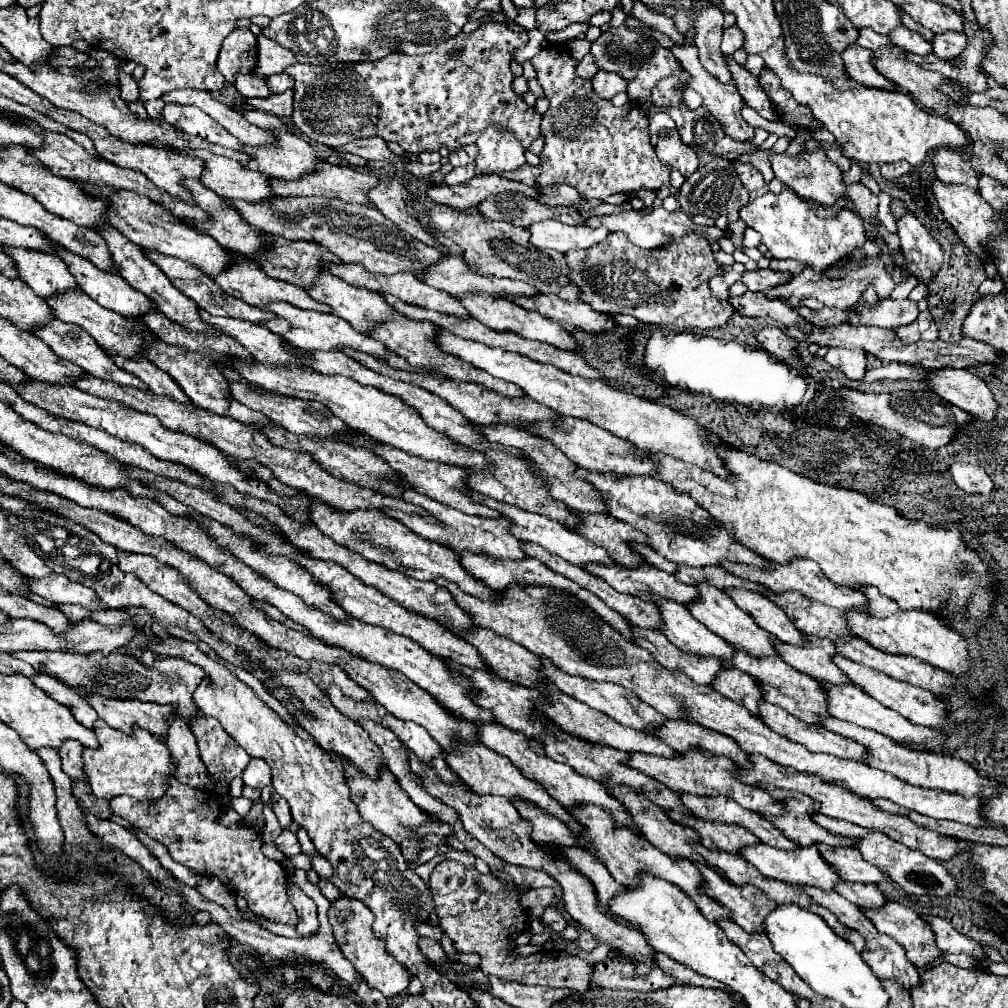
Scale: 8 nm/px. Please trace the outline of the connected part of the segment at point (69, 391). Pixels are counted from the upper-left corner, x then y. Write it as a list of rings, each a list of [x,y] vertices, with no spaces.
[[[28,380],[28,382],[22,382],[20,386],[16,386],[16,390],[24,400],[48,410],[50,414],[58,414],[62,418],[72,418],[76,422],[84,422],[92,428],[104,430],[104,432],[114,434],[118,438],[124,438],[128,442],[136,442],[140,446],[144,446],[150,454],[156,454],[156,458],[184,464],[184,466],[196,470],[198,474],[208,476],[214,482],[228,482],[228,484],[236,486],[236,490],[244,490],[244,494],[252,494],[254,498],[268,498],[268,502],[280,502],[280,506],[284,506],[284,510],[288,510],[288,514],[292,514],[292,518],[300,518],[300,522],[310,520],[306,496],[292,498],[292,502],[284,502],[284,498],[282,500],[276,498],[276,494],[272,494],[272,490],[268,490],[268,486],[264,486],[262,482],[252,482],[252,478],[248,478],[246,474],[240,474],[240,470],[236,470],[218,448],[214,448],[212,444],[200,442],[198,438],[194,438],[190,434],[180,434],[176,430],[168,430],[152,414],[136,412],[136,410],[132,410],[132,408],[128,408],[116,400],[86,394],[82,390],[76,390],[76,386],[70,386],[70,384],[48,384],[48,382],[40,382],[40,380],[32,380],[32,382]]]

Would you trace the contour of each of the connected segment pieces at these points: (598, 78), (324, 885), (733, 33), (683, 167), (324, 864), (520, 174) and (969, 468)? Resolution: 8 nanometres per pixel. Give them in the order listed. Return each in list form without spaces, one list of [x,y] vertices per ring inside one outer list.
[[[598,70],[598,74],[592,78],[592,84],[594,84],[594,90],[600,98],[610,100],[618,92],[624,92],[628,82],[624,82],[624,78],[620,74],[614,74],[608,70]]]
[[[320,882],[320,884],[318,884],[318,888],[320,888],[322,896],[324,896],[324,898],[328,898],[330,902],[334,902],[334,900],[342,898],[342,892],[340,892],[332,882]]]
[[[730,26],[730,28],[724,30],[722,46],[720,46],[724,54],[734,54],[742,44],[744,44],[744,34],[738,26]]]
[[[662,130],[662,136],[656,144],[656,154],[666,166],[680,170],[684,178],[692,176],[698,170],[696,152],[680,140],[678,130]]]
[[[312,854],[310,860],[312,860],[312,866],[314,866],[314,870],[316,870],[316,874],[318,874],[320,878],[332,878],[334,870],[332,870],[332,864],[330,864],[328,860],[324,860],[324,858],[318,856],[318,854]]]
[[[524,164],[524,166],[520,166],[520,170],[514,170],[514,172],[498,172],[498,176],[510,178],[510,180],[520,180],[520,182],[524,182],[528,186],[536,186],[538,174],[540,174],[540,168],[530,166],[530,164]]]
[[[956,462],[956,464],[950,466],[950,472],[952,472],[954,482],[956,482],[964,492],[988,496],[988,494],[992,492],[992,488],[994,488],[990,476],[988,476],[986,470],[980,468],[980,466]]]

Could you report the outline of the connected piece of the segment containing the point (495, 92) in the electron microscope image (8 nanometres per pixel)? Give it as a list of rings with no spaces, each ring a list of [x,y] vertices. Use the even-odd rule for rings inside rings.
[[[488,22],[474,30],[472,34],[456,34],[448,38],[436,50],[422,56],[406,56],[400,52],[392,52],[376,62],[354,62],[354,64],[292,64],[284,72],[294,76],[294,114],[292,122],[300,128],[310,140],[326,146],[344,146],[358,138],[380,136],[386,142],[398,142],[406,154],[418,152],[434,152],[440,146],[448,146],[448,150],[458,150],[460,146],[474,144],[476,138],[484,132],[484,126],[502,124],[512,130],[524,148],[528,148],[540,136],[540,120],[542,116],[536,108],[528,106],[514,90],[512,90],[512,72],[510,58],[518,48],[528,44],[526,32],[510,32],[504,24]],[[454,48],[462,48],[462,54],[448,58],[448,52]]]

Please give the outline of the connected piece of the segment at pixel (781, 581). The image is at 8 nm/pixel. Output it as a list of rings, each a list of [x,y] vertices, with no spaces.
[[[794,558],[792,562],[788,564],[778,564],[774,560],[764,560],[766,564],[762,568],[758,566],[752,566],[752,564],[736,564],[736,562],[724,562],[724,568],[738,576],[738,578],[744,578],[744,580],[750,580],[750,582],[756,582],[760,586],[766,586],[774,592],[784,592],[784,590],[800,590],[802,594],[806,594],[808,598],[816,600],[816,602],[824,602],[828,606],[834,606],[838,610],[846,610],[848,606],[864,606],[864,594],[858,594],[858,590],[854,588],[848,588],[848,586],[840,586],[840,584],[834,584],[830,578],[826,578],[822,574],[822,570],[816,566],[816,562],[812,562],[810,558]]]

